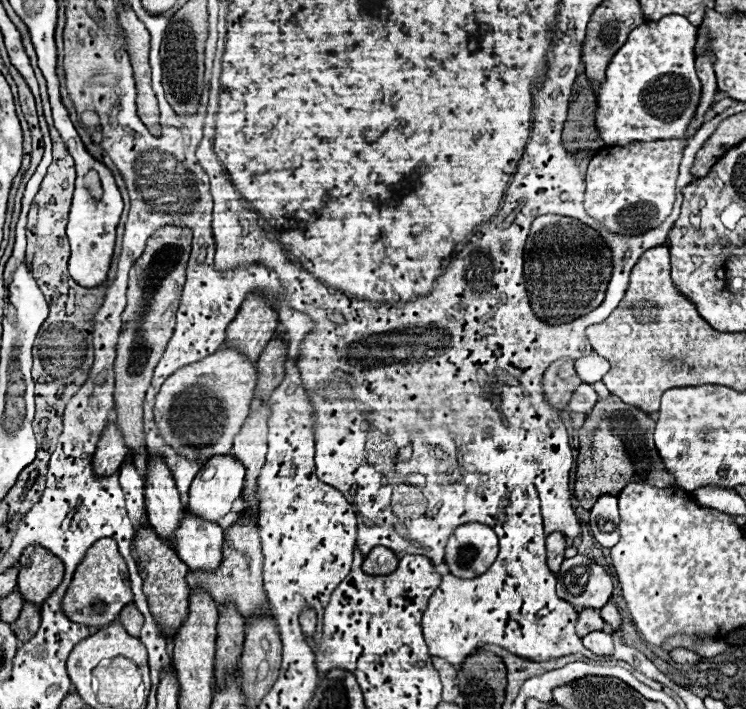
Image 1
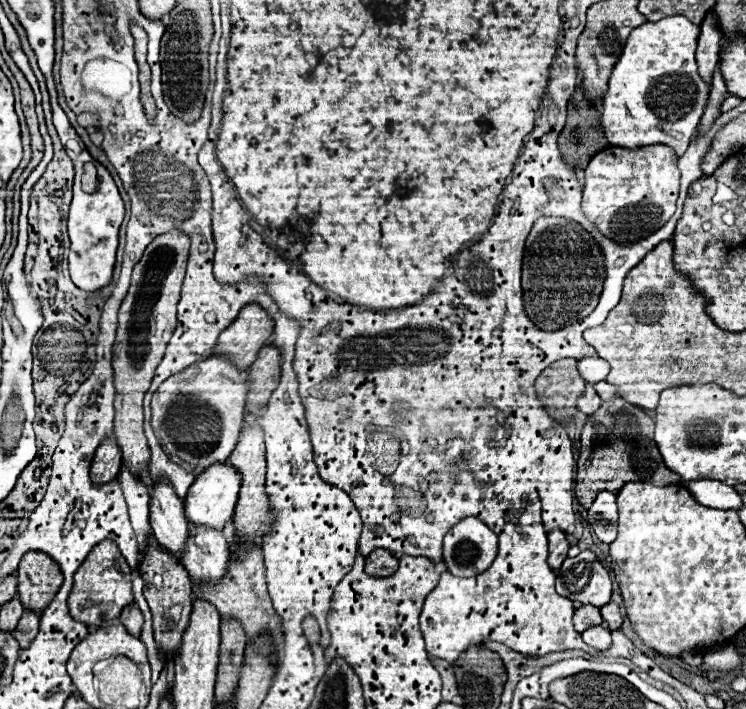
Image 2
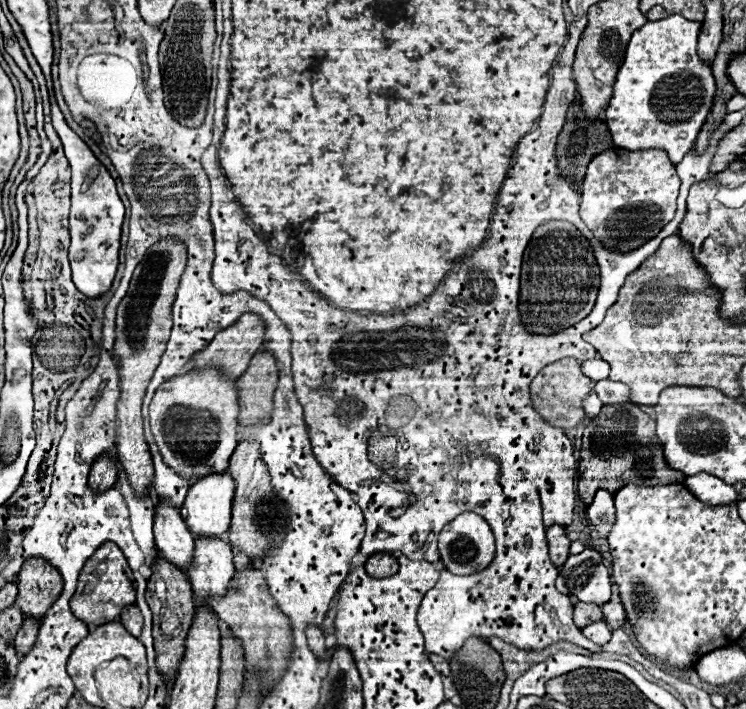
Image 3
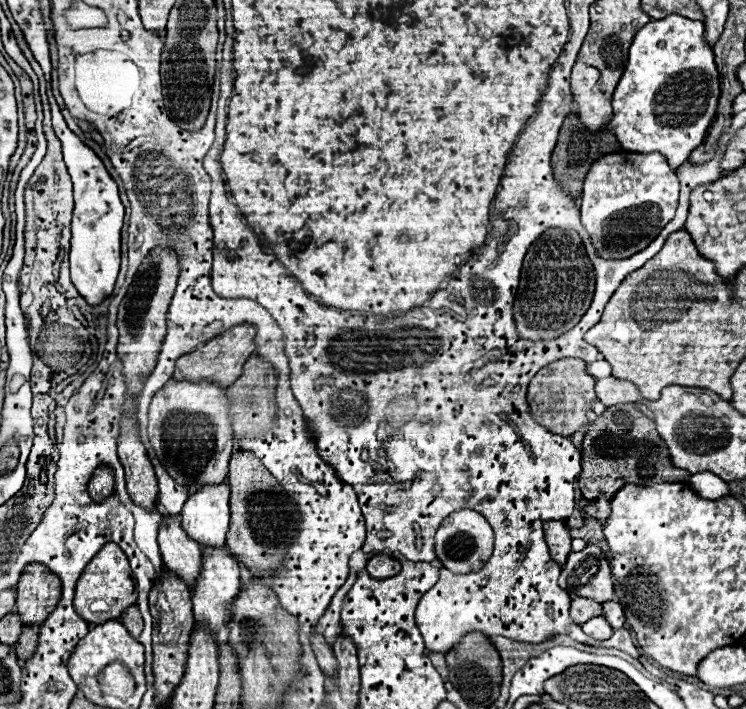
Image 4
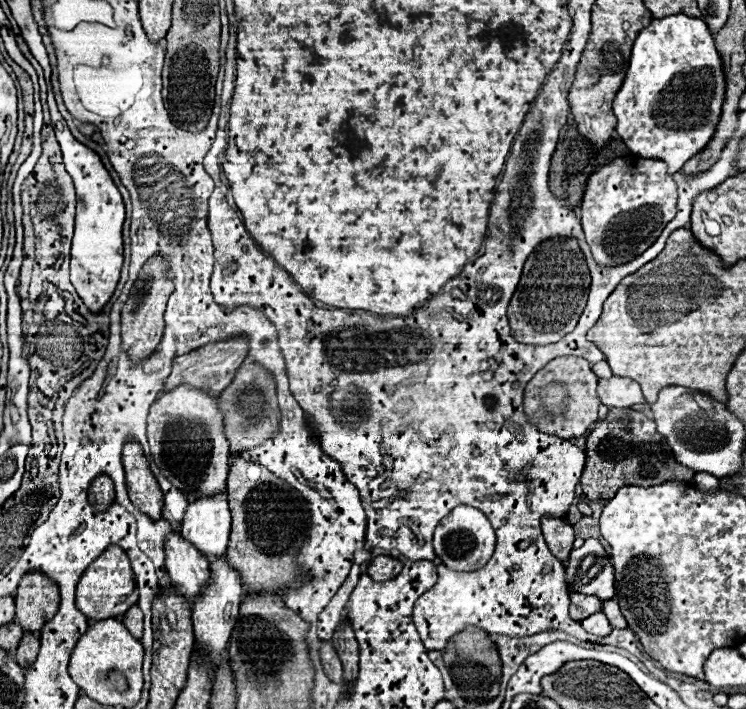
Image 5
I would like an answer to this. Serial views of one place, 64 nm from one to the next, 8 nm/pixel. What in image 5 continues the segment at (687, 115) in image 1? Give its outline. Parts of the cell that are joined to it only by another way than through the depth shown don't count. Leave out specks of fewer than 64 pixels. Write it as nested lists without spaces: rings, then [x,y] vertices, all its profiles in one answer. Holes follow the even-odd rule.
[[[674,14],[660,20],[652,20],[650,26],[640,30],[634,46],[630,68],[620,92],[614,98],[614,116],[618,118],[616,132],[624,144],[640,158],[656,158],[668,164],[668,174],[676,174],[682,166],[702,152],[712,140],[720,122],[722,104],[726,94],[726,74],[720,54],[714,44],[714,36],[702,18],[686,14]]]

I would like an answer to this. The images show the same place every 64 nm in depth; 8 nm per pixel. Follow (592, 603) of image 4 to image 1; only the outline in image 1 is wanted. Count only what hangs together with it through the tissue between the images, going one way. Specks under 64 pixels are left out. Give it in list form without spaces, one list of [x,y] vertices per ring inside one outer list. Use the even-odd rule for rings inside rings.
[[[584,608],[580,614],[578,614],[578,620],[576,620],[576,632],[579,636],[588,634],[588,630],[602,630],[604,628],[604,620],[600,618],[600,612],[594,610],[594,608]]]

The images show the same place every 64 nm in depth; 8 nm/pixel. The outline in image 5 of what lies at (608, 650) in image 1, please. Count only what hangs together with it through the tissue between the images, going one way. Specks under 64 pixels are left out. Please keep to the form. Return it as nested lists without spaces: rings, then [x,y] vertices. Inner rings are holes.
[[[596,612],[596,614],[588,616],[588,618],[584,618],[582,626],[584,626],[586,632],[590,632],[594,636],[608,636],[612,632],[612,626],[610,626],[608,618],[602,612]]]

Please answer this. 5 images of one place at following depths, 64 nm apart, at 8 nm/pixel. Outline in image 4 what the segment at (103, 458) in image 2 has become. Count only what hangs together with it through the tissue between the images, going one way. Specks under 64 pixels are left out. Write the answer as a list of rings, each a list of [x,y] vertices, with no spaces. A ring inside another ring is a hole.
[[[100,466],[96,470],[96,474],[92,476],[92,480],[88,484],[88,492],[90,492],[90,498],[94,502],[102,502],[104,498],[112,496],[114,478],[112,478],[112,470],[108,470],[108,466]]]

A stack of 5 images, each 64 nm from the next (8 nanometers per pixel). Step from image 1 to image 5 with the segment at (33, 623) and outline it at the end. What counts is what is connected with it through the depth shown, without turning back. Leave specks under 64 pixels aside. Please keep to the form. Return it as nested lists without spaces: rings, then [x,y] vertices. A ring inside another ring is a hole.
[[[24,634],[18,650],[16,650],[16,662],[22,668],[30,668],[38,656],[40,650],[40,638],[38,634]]]

